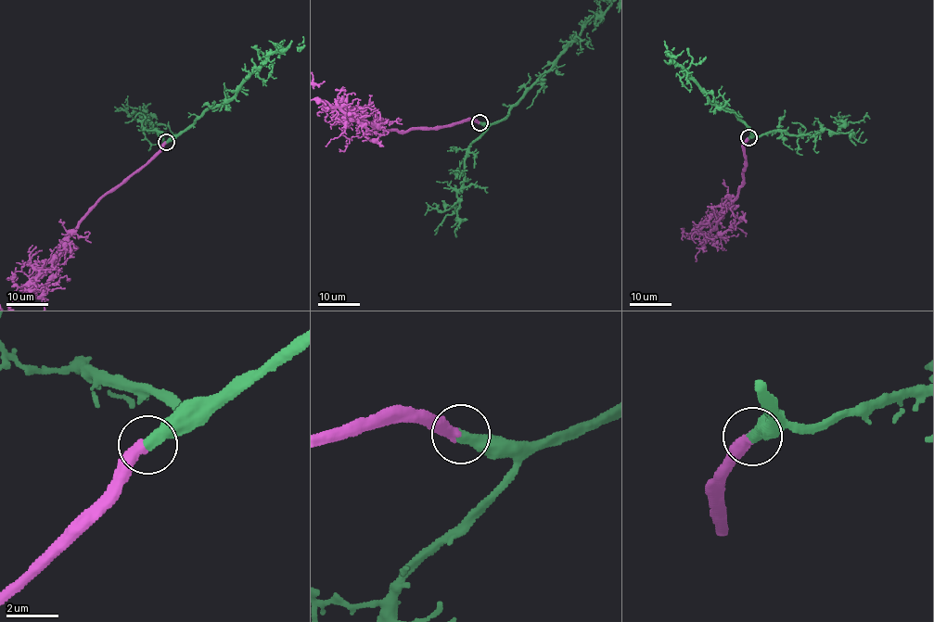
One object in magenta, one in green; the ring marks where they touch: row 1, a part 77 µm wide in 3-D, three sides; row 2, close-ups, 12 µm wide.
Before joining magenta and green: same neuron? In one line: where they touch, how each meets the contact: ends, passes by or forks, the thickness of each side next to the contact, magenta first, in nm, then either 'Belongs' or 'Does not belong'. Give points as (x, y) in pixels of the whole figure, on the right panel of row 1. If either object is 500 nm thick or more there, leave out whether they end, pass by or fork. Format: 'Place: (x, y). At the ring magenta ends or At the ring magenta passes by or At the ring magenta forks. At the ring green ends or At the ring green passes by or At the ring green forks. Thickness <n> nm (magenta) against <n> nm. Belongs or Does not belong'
Place: (748, 137). At the ring magenta ends. At the ring green ends. Thickness 460 nm (magenta) against 480 nm. Belongs

